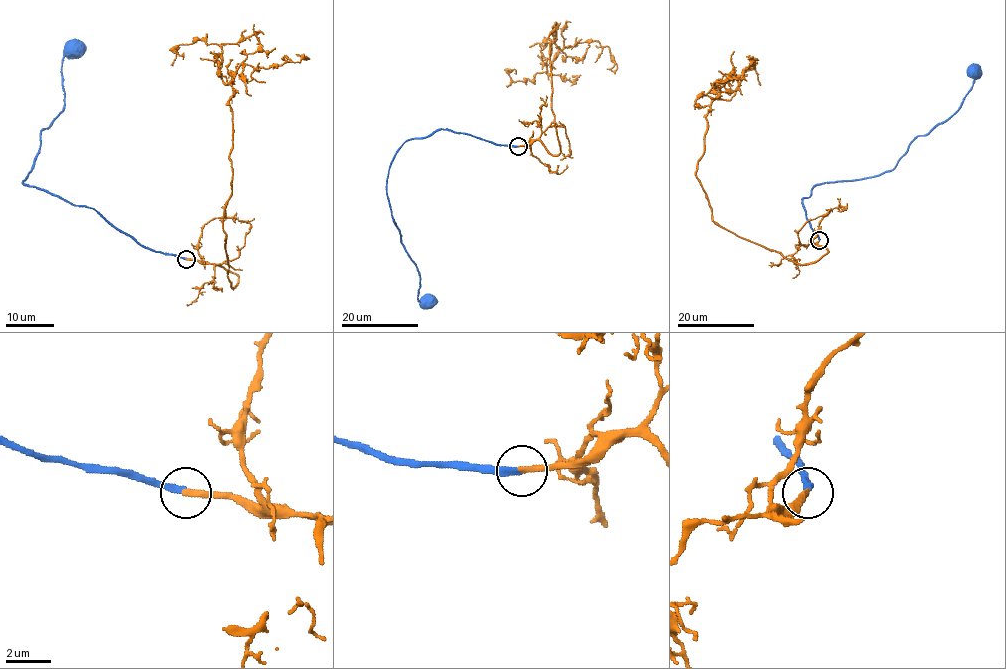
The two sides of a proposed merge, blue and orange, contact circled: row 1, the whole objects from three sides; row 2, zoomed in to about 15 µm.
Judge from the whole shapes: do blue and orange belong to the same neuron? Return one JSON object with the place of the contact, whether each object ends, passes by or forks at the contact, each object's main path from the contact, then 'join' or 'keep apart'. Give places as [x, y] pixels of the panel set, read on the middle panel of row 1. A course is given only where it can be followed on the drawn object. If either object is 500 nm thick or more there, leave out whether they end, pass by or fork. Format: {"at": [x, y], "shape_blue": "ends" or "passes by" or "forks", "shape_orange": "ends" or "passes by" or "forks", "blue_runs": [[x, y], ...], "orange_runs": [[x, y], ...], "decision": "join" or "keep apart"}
{"at": [518, 146], "shape_blue": "ends", "shape_orange": "ends", "blue_runs": [[518, 146], [442, 129], [407, 140], [396, 153], [387, 195], [418, 273], [418, 299], [427, 303]], "orange_runs": [[518, 146], [539, 140], [560, 152], [548, 39], [556, 23], [545, 72], [513, 81], [509, 70], [516, 74]], "decision": "join"}

